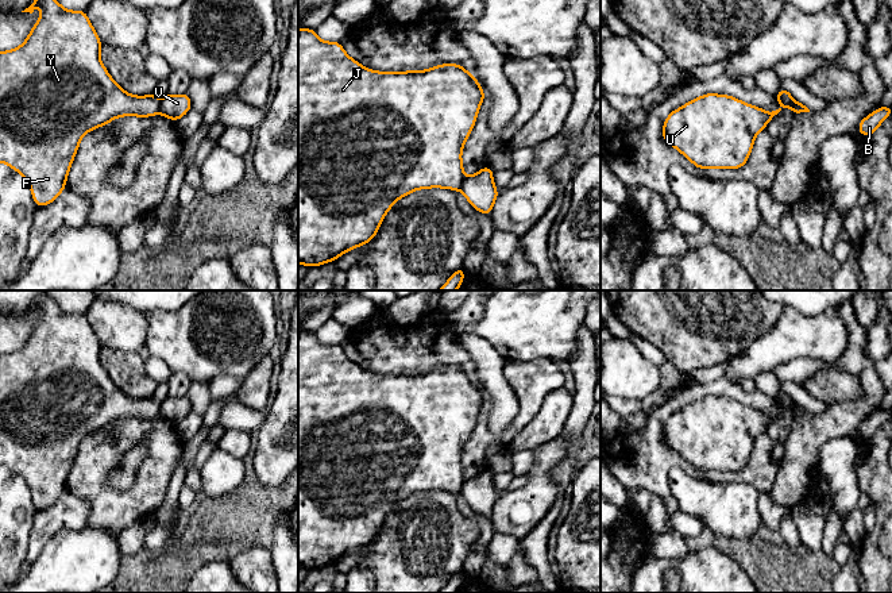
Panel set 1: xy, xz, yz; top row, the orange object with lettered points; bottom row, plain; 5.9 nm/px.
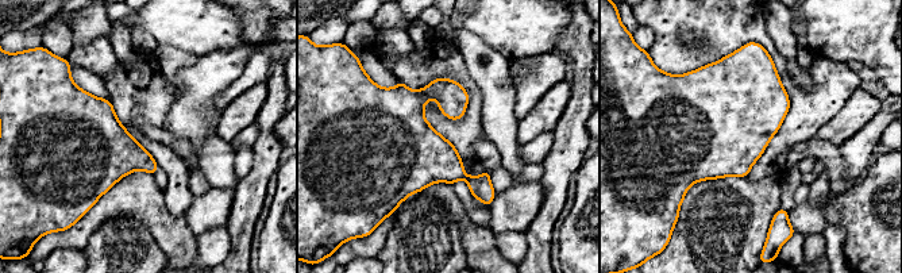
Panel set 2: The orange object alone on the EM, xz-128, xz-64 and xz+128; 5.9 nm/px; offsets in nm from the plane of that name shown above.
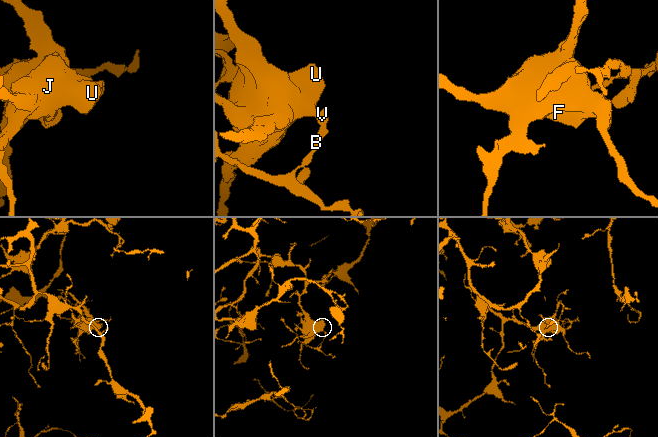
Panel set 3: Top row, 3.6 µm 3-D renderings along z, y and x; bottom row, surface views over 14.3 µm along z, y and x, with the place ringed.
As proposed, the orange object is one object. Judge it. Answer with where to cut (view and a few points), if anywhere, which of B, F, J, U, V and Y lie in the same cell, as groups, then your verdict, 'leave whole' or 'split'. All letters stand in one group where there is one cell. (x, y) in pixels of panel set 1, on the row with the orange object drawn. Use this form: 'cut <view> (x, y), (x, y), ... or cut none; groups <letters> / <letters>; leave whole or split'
cut xy (161, 101), (158, 112); groups B V / F J U Y; split

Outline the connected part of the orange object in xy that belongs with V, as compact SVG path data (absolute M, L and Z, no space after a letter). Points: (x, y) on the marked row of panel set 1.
M167 93L161 101L159 113L173 122L181 119L192 108L192 101L188 93L170 95Z

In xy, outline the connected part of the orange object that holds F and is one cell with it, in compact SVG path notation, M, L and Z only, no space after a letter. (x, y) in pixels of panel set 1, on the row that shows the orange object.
M34 0L34 3L22 12L32 14L38 5L42 8L40 19L34 24L23 45L13 50L0 51L0 162L4 162L19 172L27 180L36 207L45 207L53 203L65 189L70 165L77 154L78 145L86 132L105 126L120 116L154 116L159 113L161 100L154 93L148 96L130 95L113 81L100 59L100 47L103 43L85 11L65 9L57 0Z

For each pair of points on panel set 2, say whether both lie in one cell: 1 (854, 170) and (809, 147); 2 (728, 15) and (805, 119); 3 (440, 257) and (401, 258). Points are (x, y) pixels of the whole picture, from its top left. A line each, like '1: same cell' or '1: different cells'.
1: different cells
2: same cell
3: same cell

